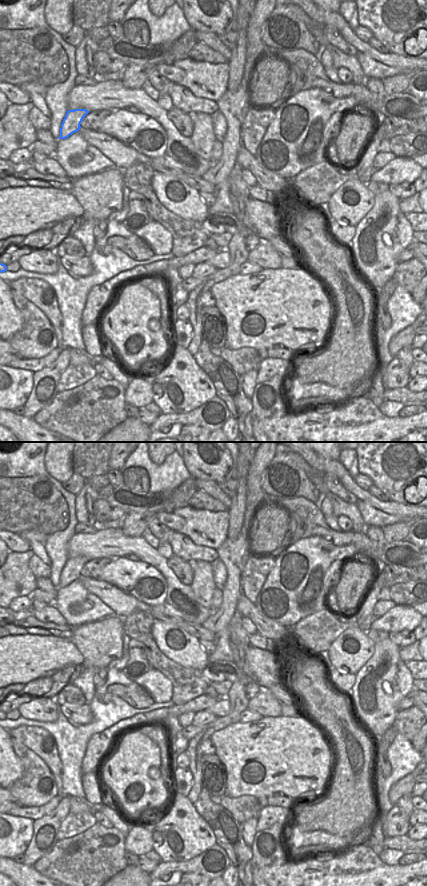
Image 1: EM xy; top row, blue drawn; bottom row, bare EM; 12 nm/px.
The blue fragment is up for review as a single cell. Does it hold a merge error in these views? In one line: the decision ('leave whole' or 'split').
leave whole

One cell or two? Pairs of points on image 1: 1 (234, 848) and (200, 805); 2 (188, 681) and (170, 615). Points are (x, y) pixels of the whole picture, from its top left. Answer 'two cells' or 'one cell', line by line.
1: one cell
2: two cells

